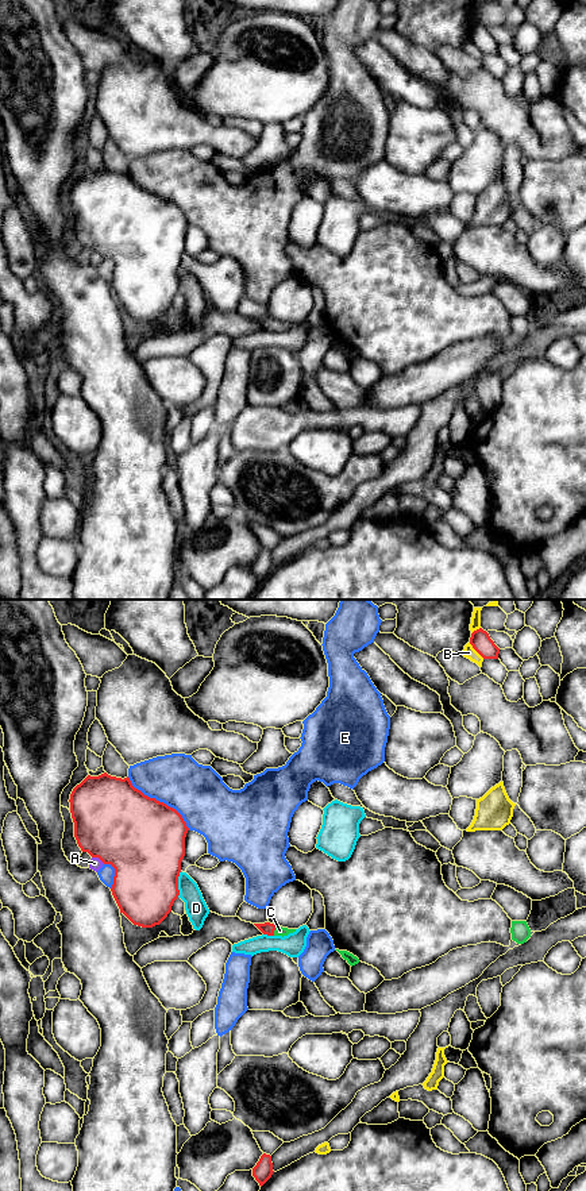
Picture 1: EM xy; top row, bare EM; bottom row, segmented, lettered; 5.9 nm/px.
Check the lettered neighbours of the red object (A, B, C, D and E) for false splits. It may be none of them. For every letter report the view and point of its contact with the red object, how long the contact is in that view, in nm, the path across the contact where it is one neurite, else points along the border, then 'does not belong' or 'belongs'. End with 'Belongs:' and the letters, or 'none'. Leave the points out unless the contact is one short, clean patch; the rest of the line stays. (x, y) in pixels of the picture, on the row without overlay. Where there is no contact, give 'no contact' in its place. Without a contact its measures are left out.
A: contact xy (99, 253); length 90 nm; does not belong
B: contact xy (477, 46); length 130 nm; does not belong
C: contact xy (274, 324); length 70 nm; way xy (266, 323), (274, 324), (280, 326); belongs
D: contact xy (177, 280); length 160 nm; does not belong
E: contact xy (158, 196); length 500 nm; does not belong
Belongs: C

